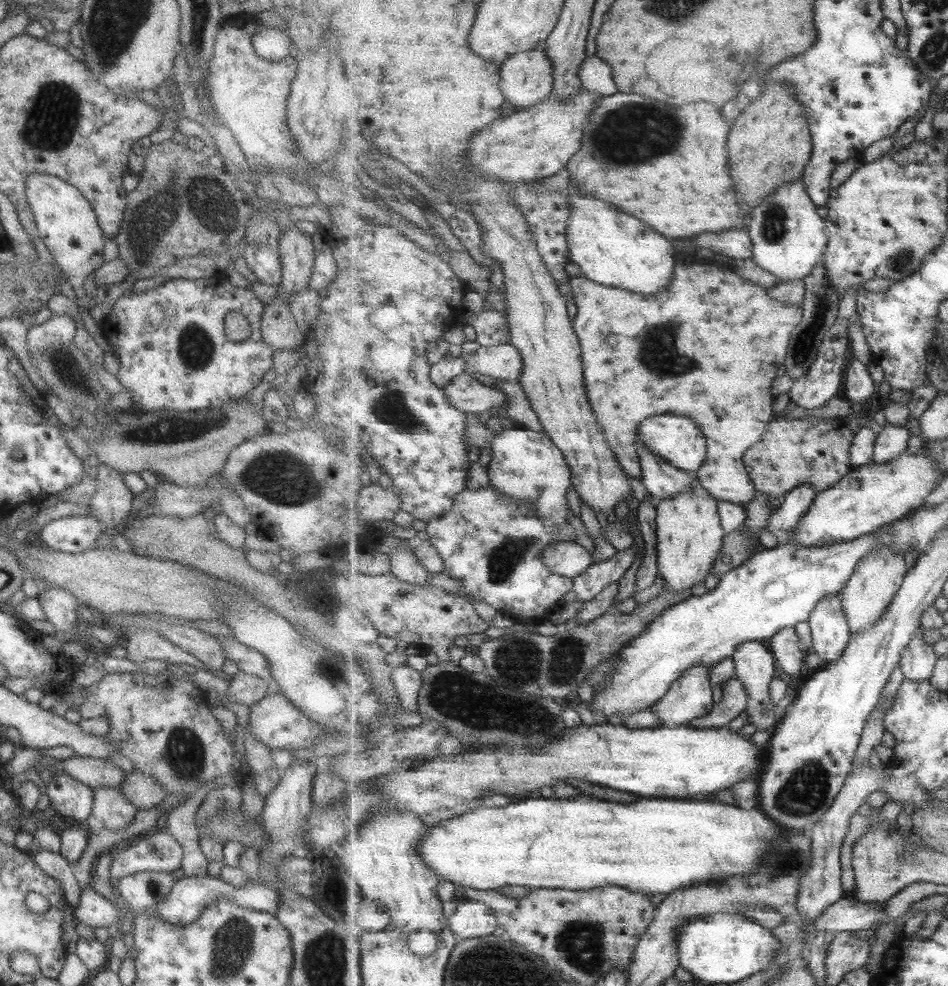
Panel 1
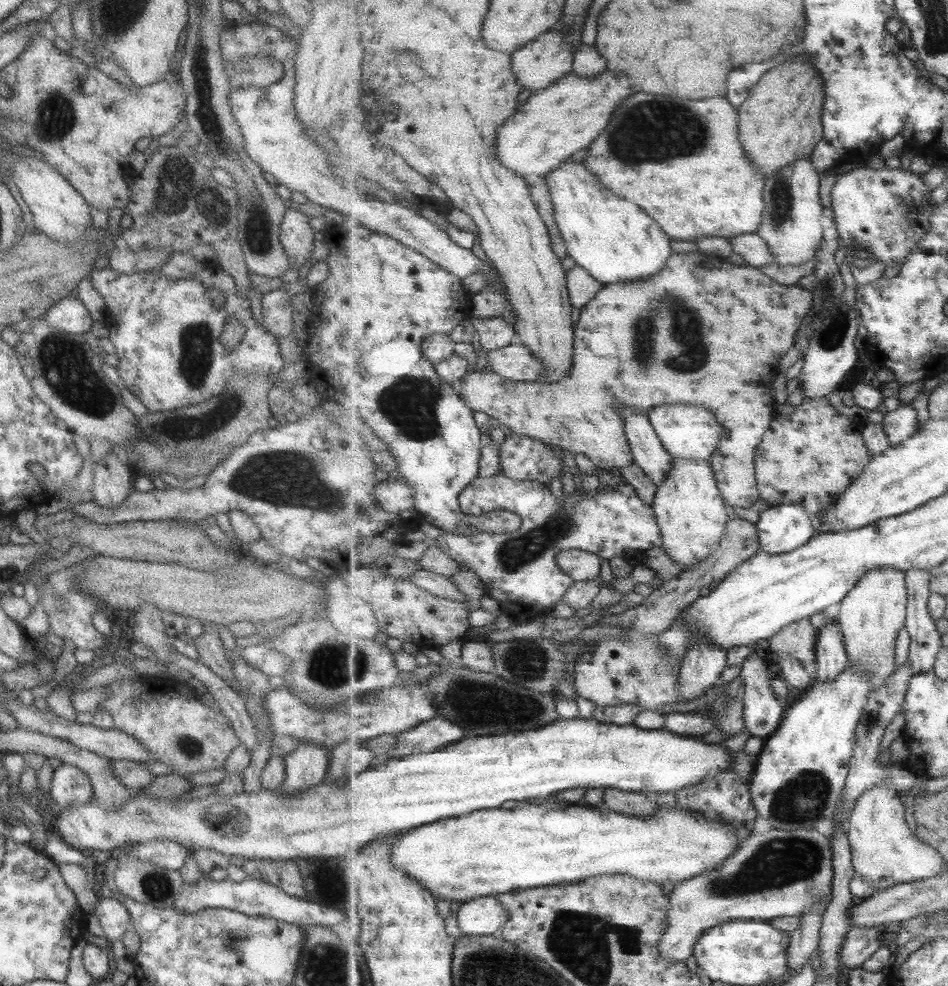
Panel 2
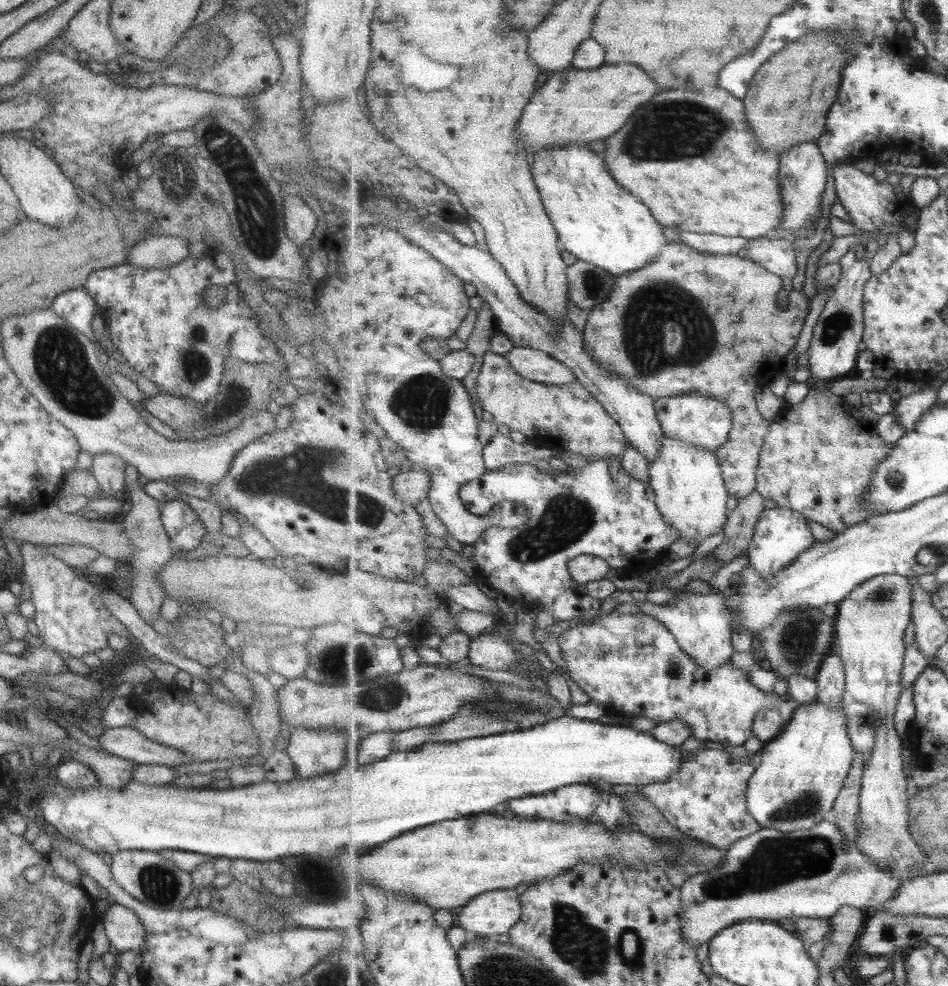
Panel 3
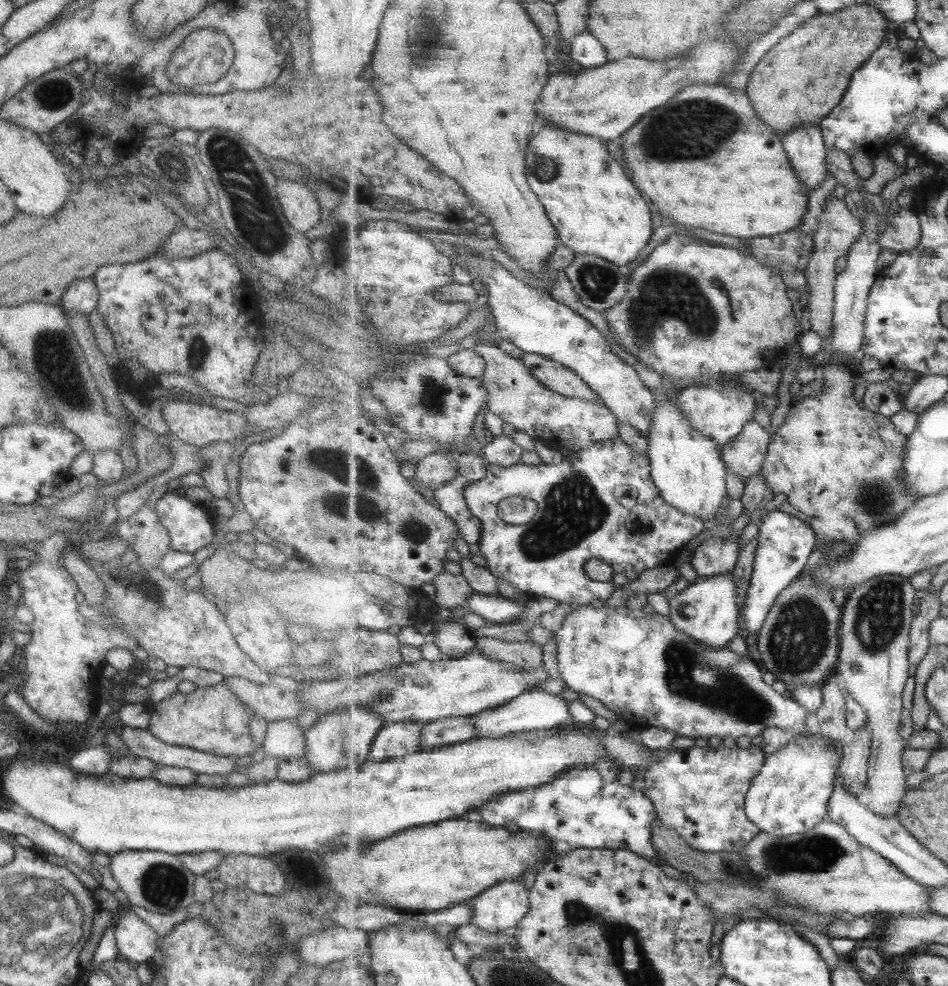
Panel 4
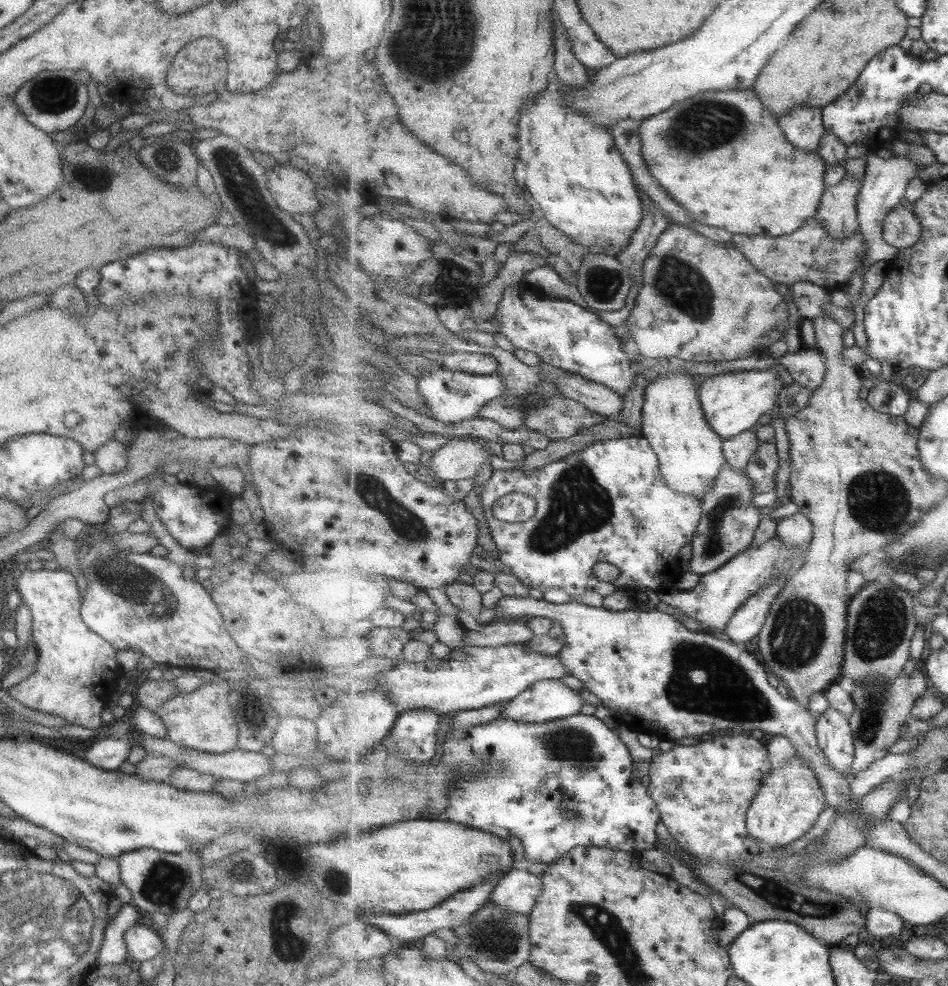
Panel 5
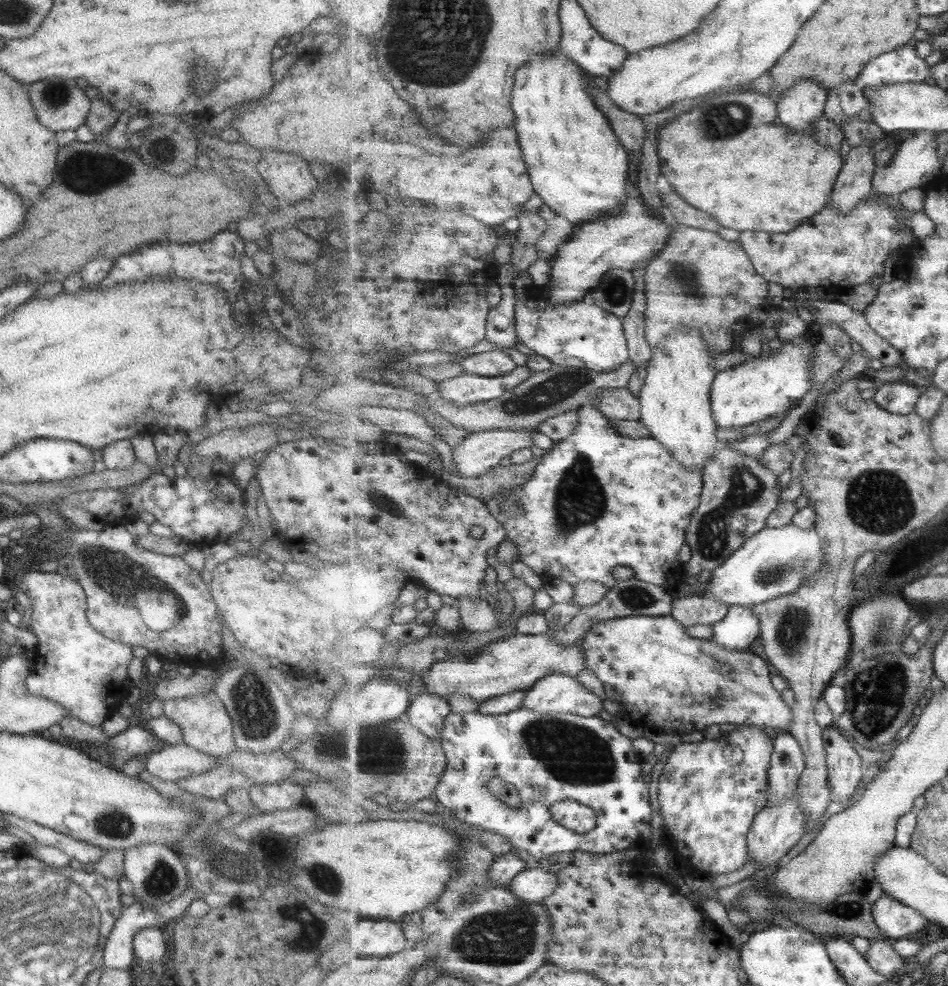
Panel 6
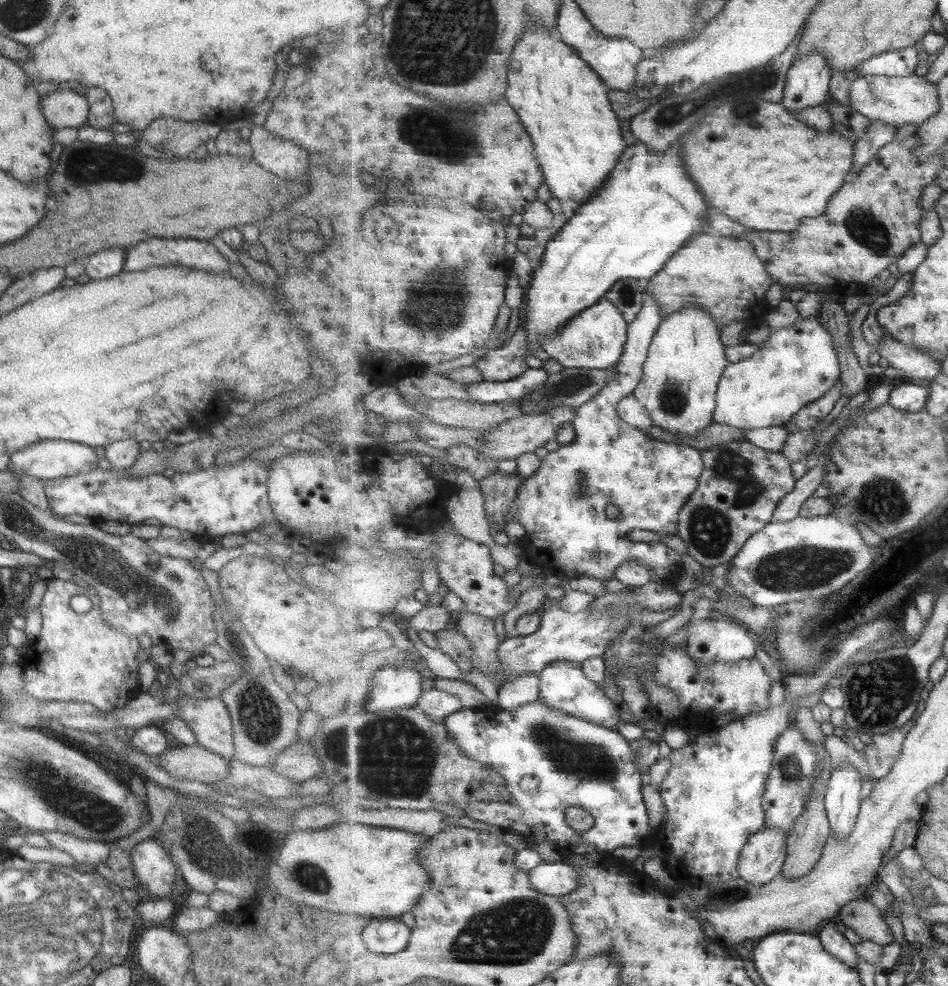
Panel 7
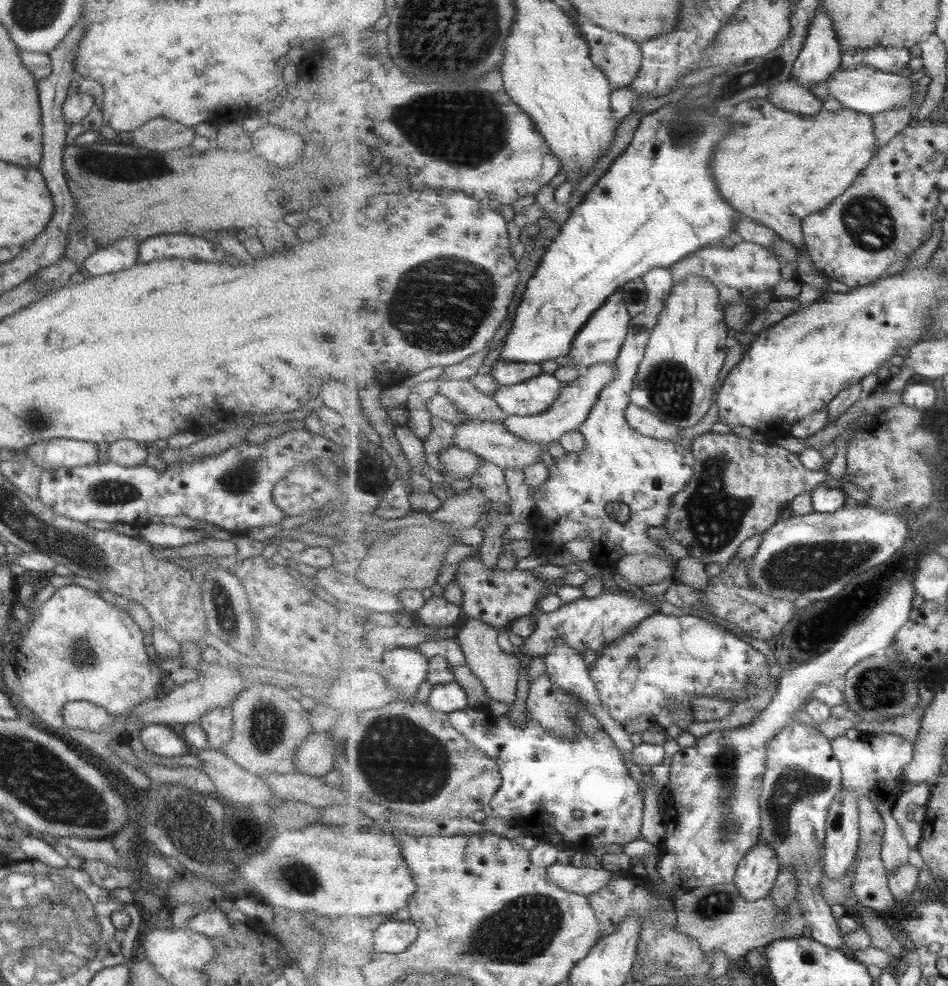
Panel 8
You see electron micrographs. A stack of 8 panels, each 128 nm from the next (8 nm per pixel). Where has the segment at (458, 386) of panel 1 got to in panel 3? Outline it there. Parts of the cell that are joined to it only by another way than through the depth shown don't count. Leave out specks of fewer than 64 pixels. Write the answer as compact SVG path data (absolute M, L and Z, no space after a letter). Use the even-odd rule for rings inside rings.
M673 237L655 263L641 270L631 271L630 273L618 276L609 300L605 300L603 304L595 306L589 312L583 330L587 353L593 356L593 359L603 369L611 371L616 378L625 379L629 385L637 387L641 393L645 393L645 395L649 395L649 397L657 400L671 395L695 392L715 397L719 401L725 401L731 407L731 411L733 411L733 430L731 430L729 440L721 448L716 450L716 455L720 459L719 463L722 466L727 491L730 493L730 496L735 496L739 501L749 497L758 488L757 475L760 470L762 448L766 443L766 434L770 431L772 425L772 421L765 420L759 413L759 410L757 410L755 392L757 392L757 388L769 386L771 378L786 370L785 359L791 354L793 348L795 348L795 344L797 344L797 340L801 336L801 330L805 326L805 318L809 314L810 300L805 296L803 291L796 291L794 289L789 291L785 308L779 302L779 294L781 292L783 292L783 277L767 271L767 268L764 268L761 264L757 264L754 260L746 258L744 254L712 255L711 252L699 252ZM489 351L482 358L482 367L477 376L476 388L477 398L482 409L491 413L498 425L505 425L512 431L522 433L527 441L539 446L549 446L563 448L576 452L587 459L593 455L599 457L622 457L627 449L628 440L621 428L621 425L606 411L606 408L597 400L583 384L579 378L565 386L553 384L541 384L519 375L511 362L505 359L504 355Z

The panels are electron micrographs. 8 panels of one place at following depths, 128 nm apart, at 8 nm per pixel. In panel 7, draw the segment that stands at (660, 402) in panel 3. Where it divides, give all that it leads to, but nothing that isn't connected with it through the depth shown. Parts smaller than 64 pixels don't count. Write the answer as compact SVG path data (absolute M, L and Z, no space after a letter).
M803 318L791 327L771 329L760 352L725 368L718 386L714 422L749 430L783 427L801 409L825 396L841 374L833 333L819 318Z

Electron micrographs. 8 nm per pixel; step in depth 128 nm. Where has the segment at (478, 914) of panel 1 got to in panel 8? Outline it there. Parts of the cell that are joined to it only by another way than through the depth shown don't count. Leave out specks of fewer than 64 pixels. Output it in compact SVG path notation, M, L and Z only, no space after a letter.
M555 862L553 866L547 867L547 875L559 887L580 895L595 894L609 886L609 882L615 878L613 871L599 866L577 868L571 862Z

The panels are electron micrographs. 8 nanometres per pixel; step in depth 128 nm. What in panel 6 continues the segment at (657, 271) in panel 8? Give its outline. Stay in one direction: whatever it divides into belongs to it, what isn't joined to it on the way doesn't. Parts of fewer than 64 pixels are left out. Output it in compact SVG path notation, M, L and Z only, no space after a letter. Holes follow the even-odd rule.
M587 404L581 407L579 409L579 418L581 418L581 421L579 421L579 426L572 436L559 441L555 447L541 456L540 464L537 465L535 475L530 482L521 487L517 486L513 491L494 497L487 502L487 507L507 530L507 539L517 546L519 561L530 567L544 582L559 580L573 585L579 584L581 581L592 580L613 588L617 583L613 570L617 566L623 566L632 568L635 571L635 578L639 580L666 589L675 589L681 582L685 582L687 577L685 564L679 561L679 550L686 545L686 533L691 519L693 519L693 512L702 504L702 491L704 488L702 470L686 470L682 462L676 460L673 453L652 436L649 438L633 438L621 435L611 425L611 421L609 421L611 418L607 417L597 405ZM503 502L519 502L524 512L519 517L507 517L505 516L506 511L503 508Z

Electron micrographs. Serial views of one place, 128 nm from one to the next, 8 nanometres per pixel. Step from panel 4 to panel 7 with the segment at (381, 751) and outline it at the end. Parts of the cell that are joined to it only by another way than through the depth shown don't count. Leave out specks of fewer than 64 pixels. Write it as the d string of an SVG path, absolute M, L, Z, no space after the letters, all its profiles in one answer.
M432 688L423 692L417 706L423 710L429 719L444 723L448 716L463 708L463 702L459 696Z

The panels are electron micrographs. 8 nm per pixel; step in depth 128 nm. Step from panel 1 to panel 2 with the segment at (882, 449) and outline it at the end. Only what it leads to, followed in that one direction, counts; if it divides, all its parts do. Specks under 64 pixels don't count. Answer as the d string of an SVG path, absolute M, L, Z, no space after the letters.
M900 402L895 411L886 412L882 421L891 447L899 447L917 432L917 410L913 404Z

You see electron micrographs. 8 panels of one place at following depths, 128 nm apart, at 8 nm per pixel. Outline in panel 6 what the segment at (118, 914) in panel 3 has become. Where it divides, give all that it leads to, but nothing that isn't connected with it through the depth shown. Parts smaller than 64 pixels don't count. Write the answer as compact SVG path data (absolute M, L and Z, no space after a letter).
M151 926L151 928L142 928L133 934L132 952L140 961L158 967L167 948L163 929Z

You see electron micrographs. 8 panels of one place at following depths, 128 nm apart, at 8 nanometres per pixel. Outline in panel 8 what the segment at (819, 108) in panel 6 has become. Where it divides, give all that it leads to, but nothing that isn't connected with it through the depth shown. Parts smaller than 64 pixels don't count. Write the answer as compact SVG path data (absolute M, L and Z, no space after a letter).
M819 6L807 43L795 62L791 79L811 90L811 84L827 82L842 65L842 44L834 21L824 6Z

